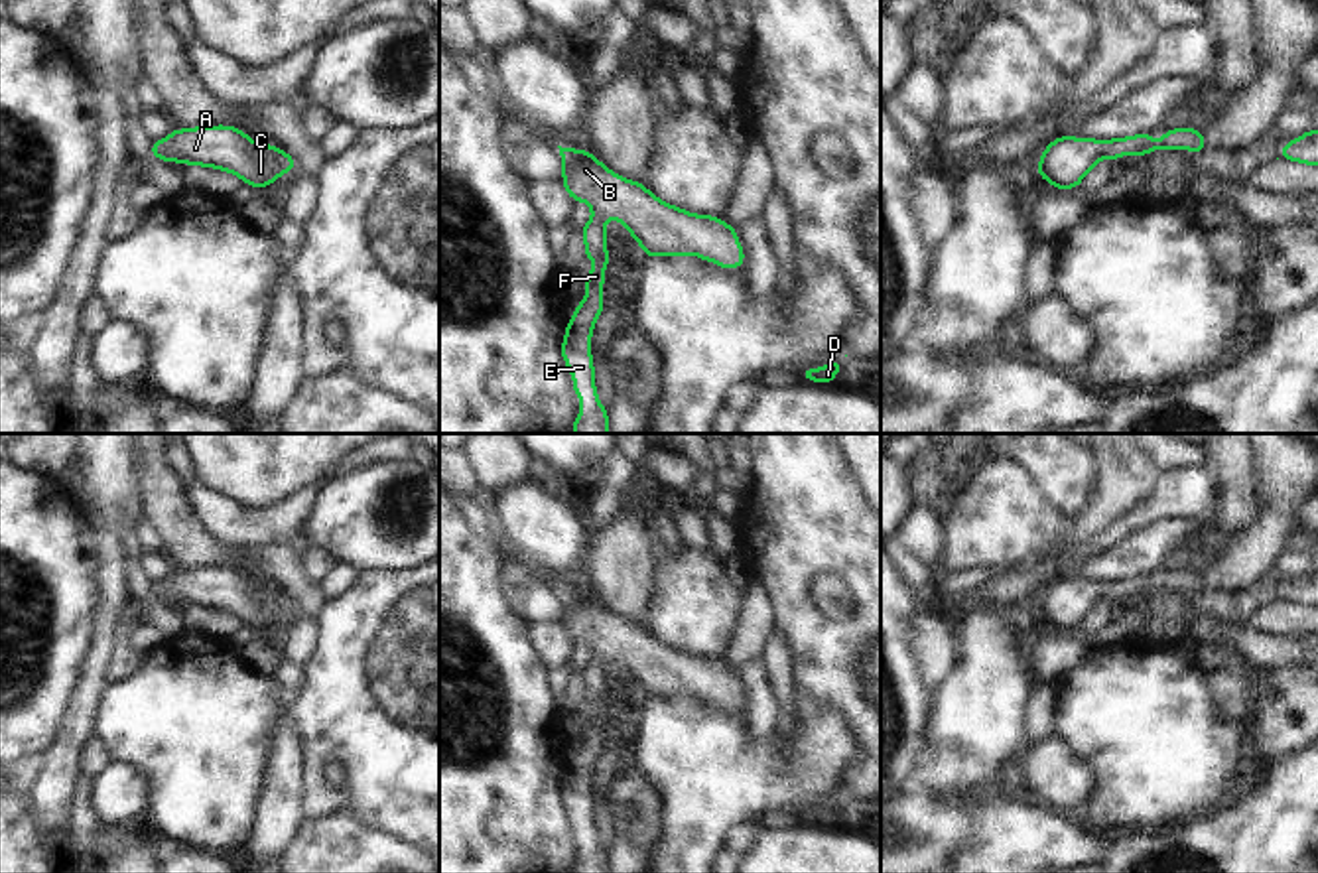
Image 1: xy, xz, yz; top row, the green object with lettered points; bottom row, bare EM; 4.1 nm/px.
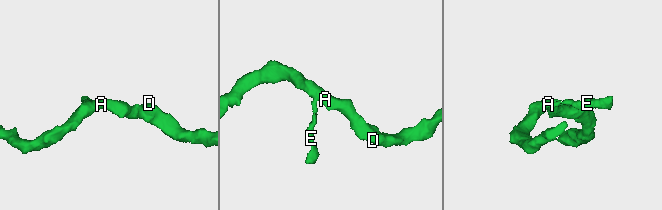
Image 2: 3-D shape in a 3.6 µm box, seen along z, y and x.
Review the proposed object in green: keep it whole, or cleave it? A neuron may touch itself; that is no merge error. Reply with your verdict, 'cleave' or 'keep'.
keep

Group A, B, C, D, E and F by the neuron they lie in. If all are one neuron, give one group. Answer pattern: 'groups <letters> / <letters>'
groups A B C D E F

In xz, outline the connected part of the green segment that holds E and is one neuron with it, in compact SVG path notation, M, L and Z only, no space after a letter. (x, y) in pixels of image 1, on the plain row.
M558 589L563 605L561 627L573 642L585 642L593 650L581 676L585 698L595 709L587 715L585 741L565 767L565 784L560 788L565 808L573 814L573 834L581 838L581 857L573 861L573 873L609 873L609 857L593 826L595 808L589 792L593 765L603 753L603 717L609 705L605 662L623 662L646 698L695 696L733 711L743 709L745 696L735 668L719 658L699 658L660 642L640 623L613 615L587 591Z

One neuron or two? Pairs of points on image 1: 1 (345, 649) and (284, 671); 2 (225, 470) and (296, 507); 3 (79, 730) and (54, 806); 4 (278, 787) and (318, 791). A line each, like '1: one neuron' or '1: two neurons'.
1: two neurons
2: two neurons
3: one neuron
4: two neurons

